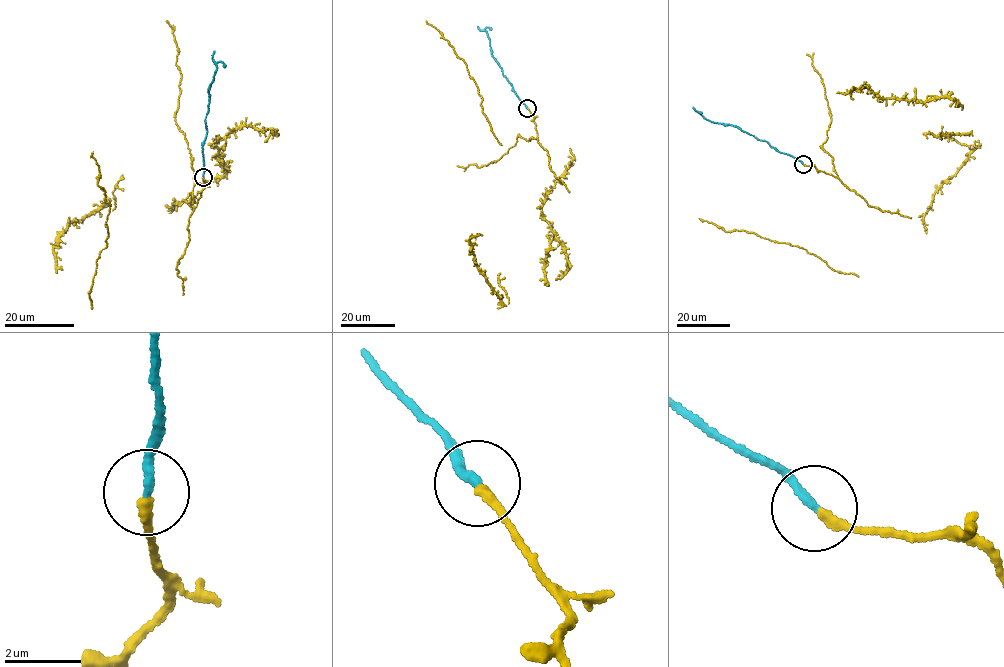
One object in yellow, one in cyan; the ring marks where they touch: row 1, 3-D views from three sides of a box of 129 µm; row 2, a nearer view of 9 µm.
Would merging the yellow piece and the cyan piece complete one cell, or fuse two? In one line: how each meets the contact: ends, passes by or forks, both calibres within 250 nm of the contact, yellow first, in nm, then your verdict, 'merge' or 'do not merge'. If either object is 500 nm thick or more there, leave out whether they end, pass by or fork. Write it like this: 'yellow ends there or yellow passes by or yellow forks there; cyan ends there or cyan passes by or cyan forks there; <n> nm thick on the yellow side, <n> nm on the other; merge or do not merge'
yellow ends there; cyan ends there; 260 nm thick on the yellow side, 220 nm on the other; merge

